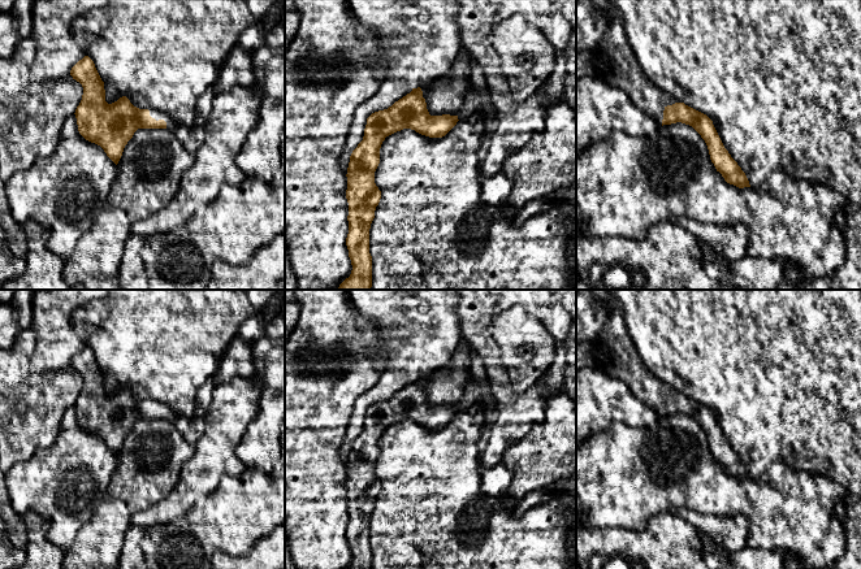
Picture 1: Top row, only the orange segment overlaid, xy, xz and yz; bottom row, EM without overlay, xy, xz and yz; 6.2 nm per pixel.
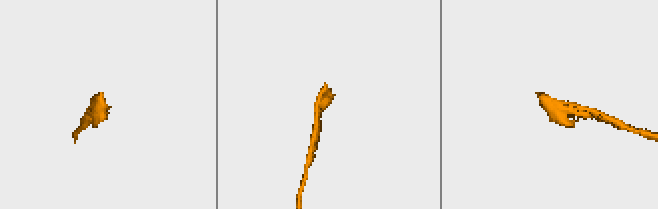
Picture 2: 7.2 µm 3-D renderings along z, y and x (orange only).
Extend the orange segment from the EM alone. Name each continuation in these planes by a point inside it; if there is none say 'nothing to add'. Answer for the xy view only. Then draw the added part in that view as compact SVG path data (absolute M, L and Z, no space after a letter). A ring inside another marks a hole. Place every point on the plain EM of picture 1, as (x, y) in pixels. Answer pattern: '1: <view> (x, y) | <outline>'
1: xy (171, 416) | M148 400L150 407L155 409L156 412L164 411L166 413L166 420L174 422L176 420L179 418L178 414L176 414L168 405L159 403L156 400Z

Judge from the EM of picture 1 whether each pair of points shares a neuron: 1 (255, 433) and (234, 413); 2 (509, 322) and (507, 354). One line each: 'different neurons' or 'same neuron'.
1: different neurons
2: same neuron

